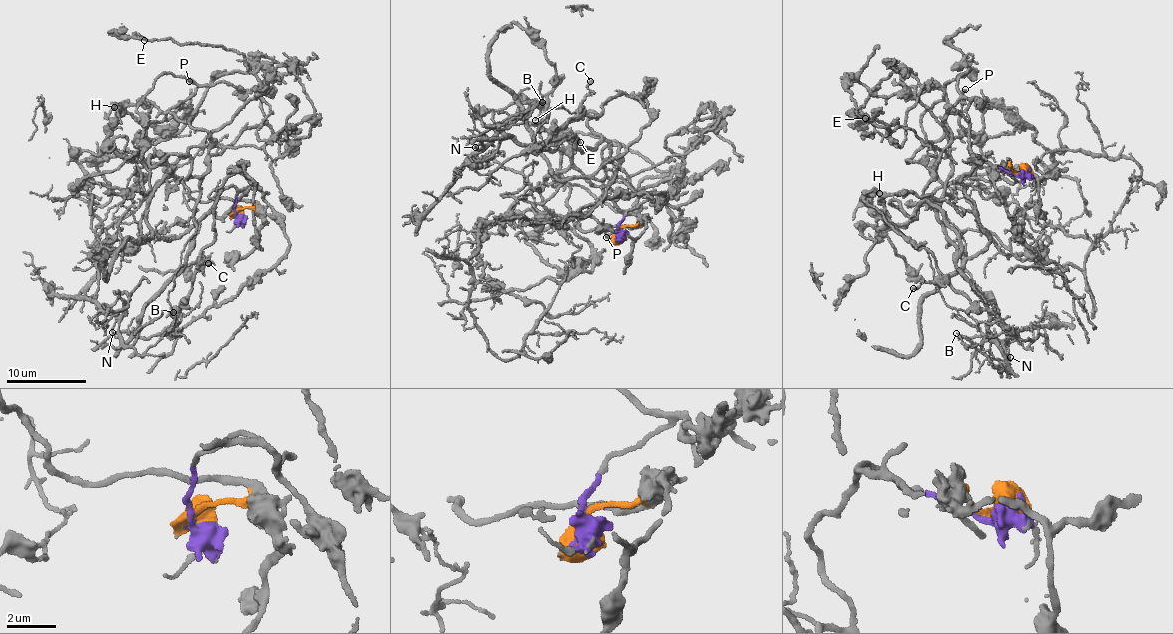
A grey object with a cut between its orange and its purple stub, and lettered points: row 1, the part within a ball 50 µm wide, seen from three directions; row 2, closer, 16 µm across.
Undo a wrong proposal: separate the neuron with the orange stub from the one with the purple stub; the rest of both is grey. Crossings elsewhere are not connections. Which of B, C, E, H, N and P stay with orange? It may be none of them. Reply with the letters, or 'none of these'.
B, H, N

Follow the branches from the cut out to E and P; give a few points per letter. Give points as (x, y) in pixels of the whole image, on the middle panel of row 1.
E: (620, 227), (643, 201), (630, 188), (559, 180), (538, 153), (629, 192), (683, 187), (581, 143)
P: (620, 227), (643, 201), (630, 188), (559, 180), (536, 153), (570, 159), (543, 185), (548, 215), (606, 237)

